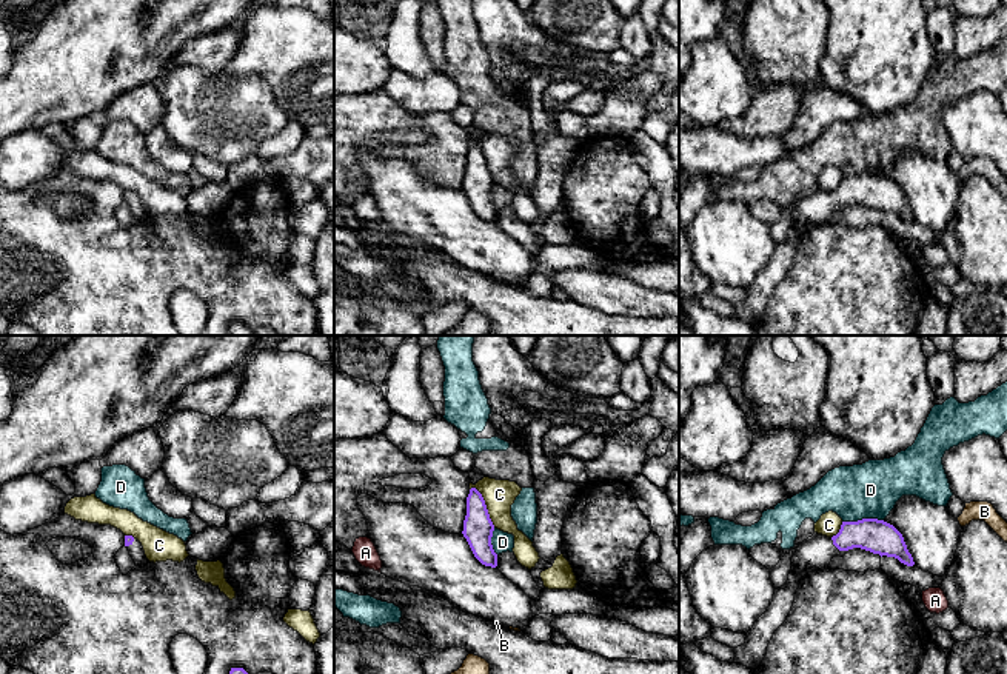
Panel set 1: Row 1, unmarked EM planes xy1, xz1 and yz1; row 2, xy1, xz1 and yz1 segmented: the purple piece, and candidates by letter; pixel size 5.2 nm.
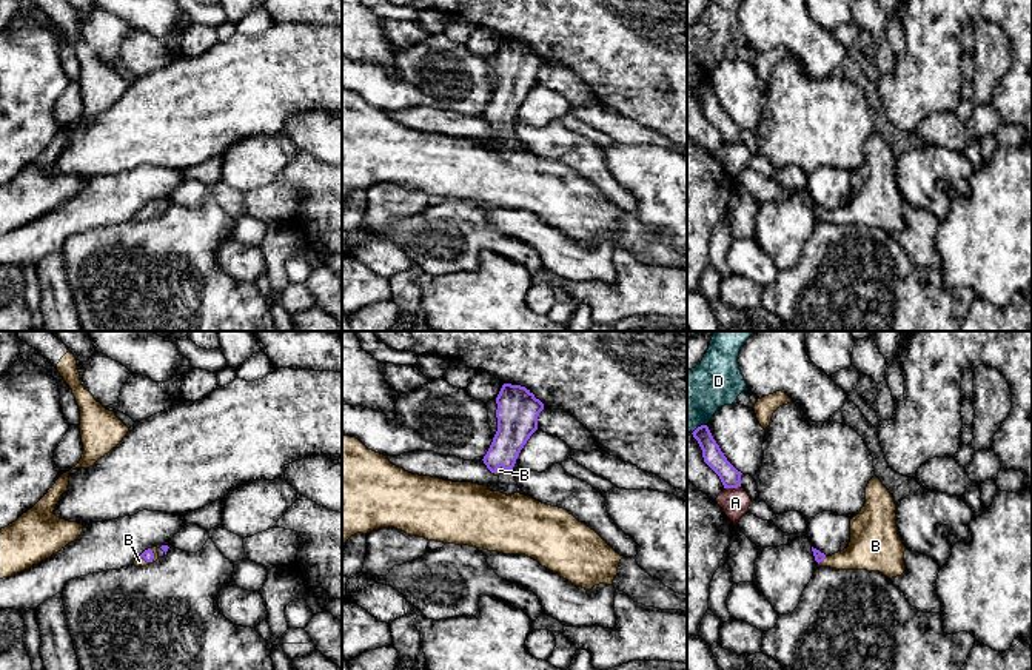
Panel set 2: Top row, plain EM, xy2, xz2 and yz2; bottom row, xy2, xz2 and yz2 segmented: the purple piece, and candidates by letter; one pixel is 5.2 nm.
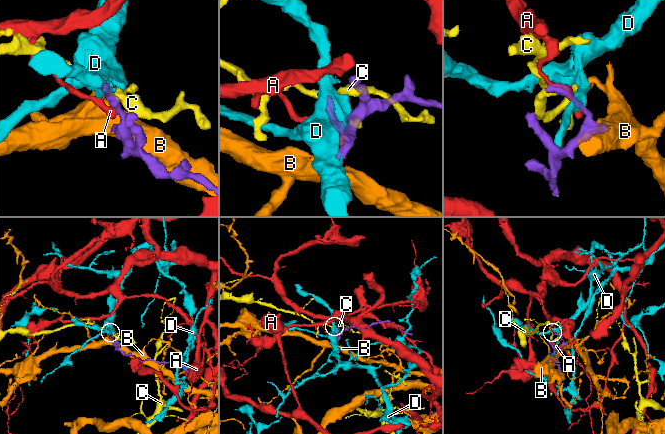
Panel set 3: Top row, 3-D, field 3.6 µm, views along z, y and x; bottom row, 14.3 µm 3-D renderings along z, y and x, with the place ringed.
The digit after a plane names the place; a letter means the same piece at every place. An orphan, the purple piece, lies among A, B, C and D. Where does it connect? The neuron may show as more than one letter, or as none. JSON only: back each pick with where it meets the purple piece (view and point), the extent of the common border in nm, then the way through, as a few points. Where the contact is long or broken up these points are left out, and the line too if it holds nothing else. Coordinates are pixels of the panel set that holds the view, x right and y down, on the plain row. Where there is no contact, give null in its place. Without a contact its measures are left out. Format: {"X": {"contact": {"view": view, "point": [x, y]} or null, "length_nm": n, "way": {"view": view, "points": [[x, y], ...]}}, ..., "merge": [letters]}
{"B": {"contact": {"view": "xy2", "point": [148, 216]}, "length_nm": 90, "way": {"view": "xy2", "points": [[147, 210], [148, 216], [139, 216]]}}, "merge": ["B"]}

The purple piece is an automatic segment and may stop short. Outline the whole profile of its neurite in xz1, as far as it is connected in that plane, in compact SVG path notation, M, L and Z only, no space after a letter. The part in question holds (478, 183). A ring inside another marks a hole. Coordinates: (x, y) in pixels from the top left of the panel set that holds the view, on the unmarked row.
M471 143L467 152L467 171L463 175L463 192L467 194L474 212L485 222L497 222L497 209L493 205L494 180L490 174L482 149Z

